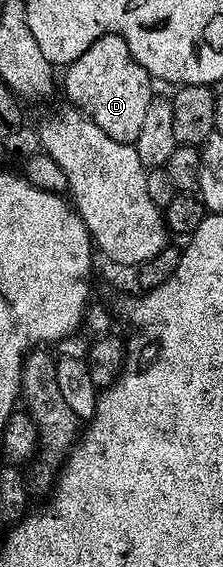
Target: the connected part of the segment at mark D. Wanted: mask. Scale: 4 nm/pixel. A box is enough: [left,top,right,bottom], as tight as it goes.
[62,34,154,144]

